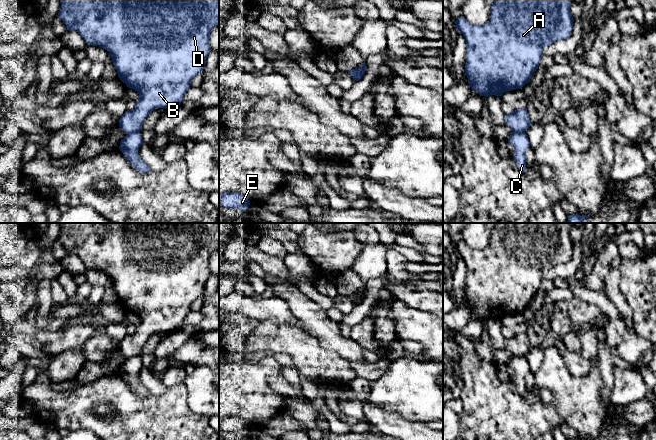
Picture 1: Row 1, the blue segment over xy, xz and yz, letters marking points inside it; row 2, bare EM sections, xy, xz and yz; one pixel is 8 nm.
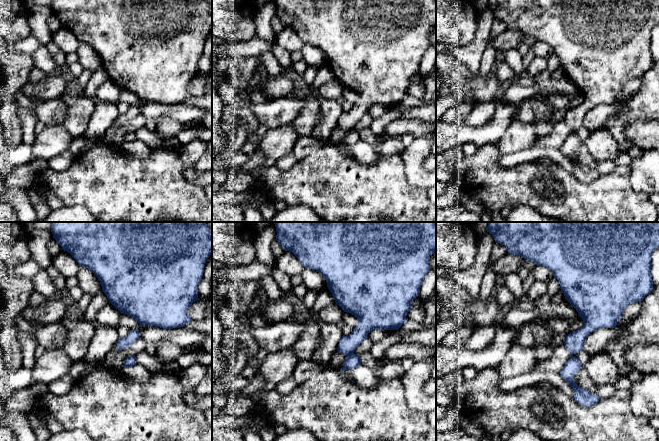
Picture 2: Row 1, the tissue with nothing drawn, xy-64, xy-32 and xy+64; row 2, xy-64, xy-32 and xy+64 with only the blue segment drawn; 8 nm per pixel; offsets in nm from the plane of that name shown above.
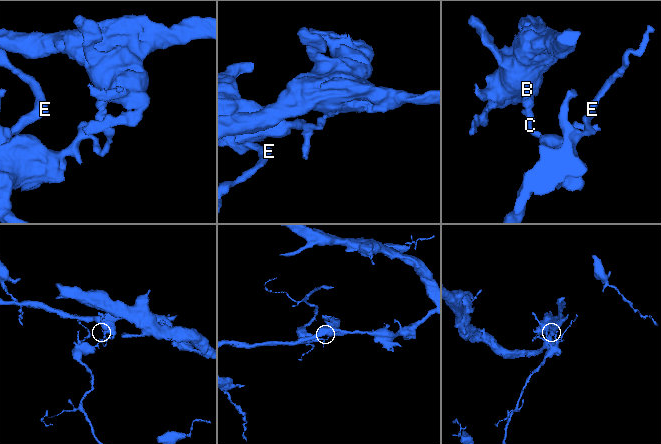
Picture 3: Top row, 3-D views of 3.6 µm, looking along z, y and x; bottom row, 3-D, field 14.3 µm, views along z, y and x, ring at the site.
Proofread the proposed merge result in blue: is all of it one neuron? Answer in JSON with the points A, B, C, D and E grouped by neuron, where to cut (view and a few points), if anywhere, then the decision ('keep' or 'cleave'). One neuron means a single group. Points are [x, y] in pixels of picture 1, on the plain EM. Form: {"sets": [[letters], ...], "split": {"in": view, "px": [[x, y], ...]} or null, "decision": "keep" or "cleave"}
{"sets": [["A", "B", "D"], ["C", "E"]], "split": {"in": "xy", "px": [[139, 354], [126, 358]]}, "decision": "cleave"}

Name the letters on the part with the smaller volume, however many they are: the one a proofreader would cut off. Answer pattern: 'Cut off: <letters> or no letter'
Cut off: C, E

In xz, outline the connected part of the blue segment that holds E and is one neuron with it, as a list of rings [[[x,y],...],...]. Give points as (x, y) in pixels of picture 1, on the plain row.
[[[226,416],[219,421],[219,428],[225,432],[240,433],[246,436],[250,425],[240,417]]]

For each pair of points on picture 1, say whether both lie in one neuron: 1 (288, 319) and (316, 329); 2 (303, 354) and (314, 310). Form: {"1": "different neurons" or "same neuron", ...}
{"1": "different neurons", "2": "different neurons"}

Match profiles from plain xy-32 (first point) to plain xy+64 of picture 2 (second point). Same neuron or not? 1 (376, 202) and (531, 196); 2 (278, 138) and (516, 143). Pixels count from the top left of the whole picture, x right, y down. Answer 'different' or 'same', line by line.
1: same
2: same

